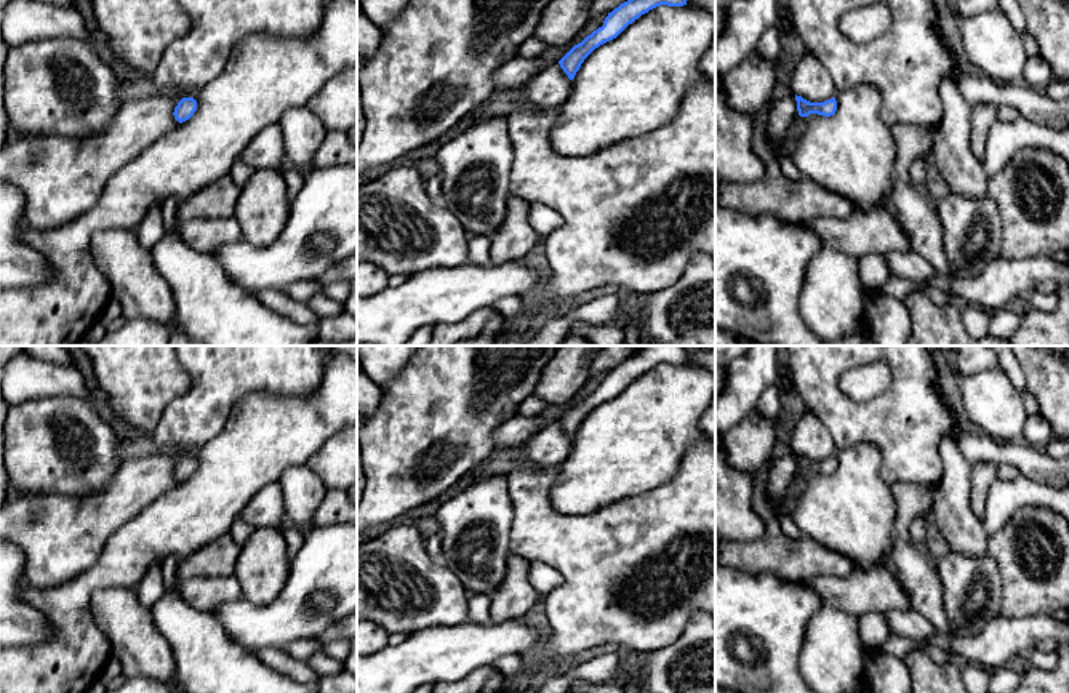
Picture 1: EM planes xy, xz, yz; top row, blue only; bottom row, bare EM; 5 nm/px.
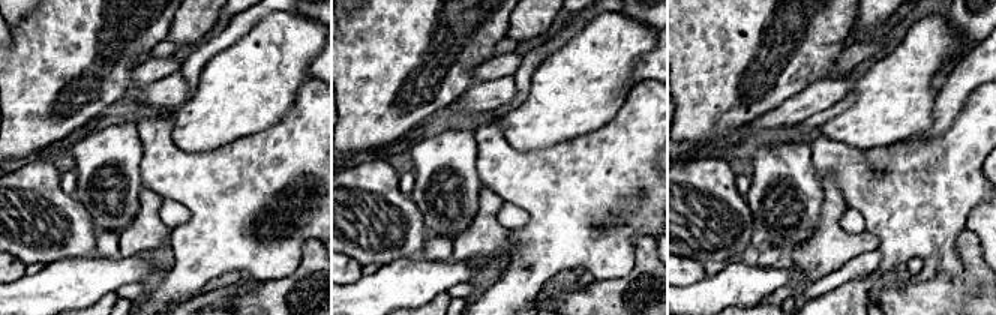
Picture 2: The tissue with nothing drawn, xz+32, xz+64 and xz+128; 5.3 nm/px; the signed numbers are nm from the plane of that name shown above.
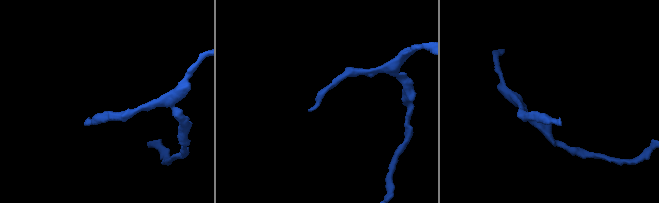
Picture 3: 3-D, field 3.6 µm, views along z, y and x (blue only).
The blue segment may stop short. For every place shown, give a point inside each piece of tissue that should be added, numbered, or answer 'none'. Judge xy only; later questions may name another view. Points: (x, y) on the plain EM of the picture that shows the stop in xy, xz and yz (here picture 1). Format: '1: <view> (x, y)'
none

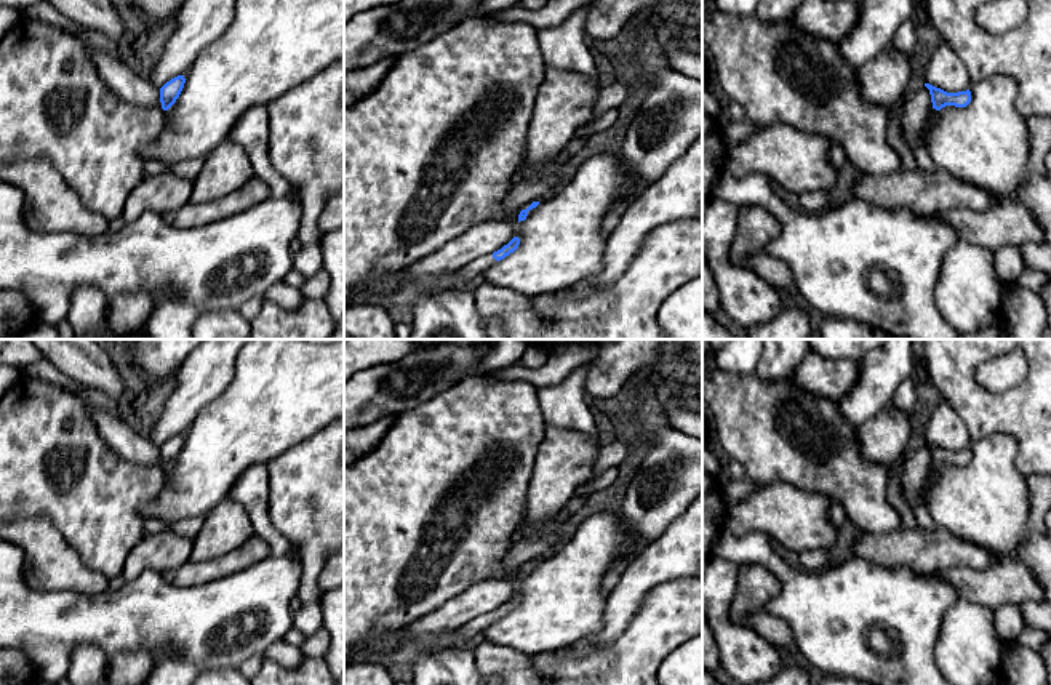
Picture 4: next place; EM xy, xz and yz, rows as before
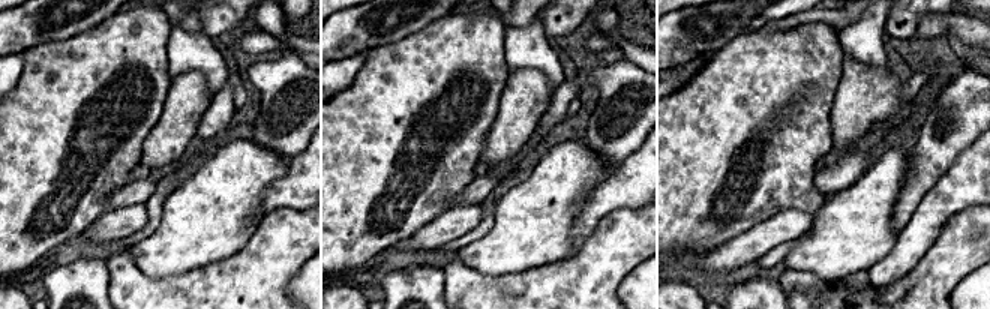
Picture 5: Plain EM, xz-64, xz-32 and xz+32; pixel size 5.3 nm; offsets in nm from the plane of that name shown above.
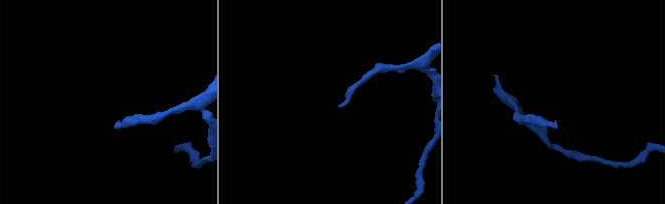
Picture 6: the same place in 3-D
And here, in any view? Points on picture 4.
1: xz (479, 624)

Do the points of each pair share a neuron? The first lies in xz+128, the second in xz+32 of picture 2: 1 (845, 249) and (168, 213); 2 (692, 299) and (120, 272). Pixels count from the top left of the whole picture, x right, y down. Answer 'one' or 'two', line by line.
1: two
2: one

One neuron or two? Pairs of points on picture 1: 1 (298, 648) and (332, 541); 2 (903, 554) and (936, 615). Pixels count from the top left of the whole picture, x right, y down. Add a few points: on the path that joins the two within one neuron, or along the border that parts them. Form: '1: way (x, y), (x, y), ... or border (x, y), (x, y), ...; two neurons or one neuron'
1: border (317, 637), (296, 639), (284, 650); two neurons
2: way (911, 568), (922, 583), (927, 600); one neuron

